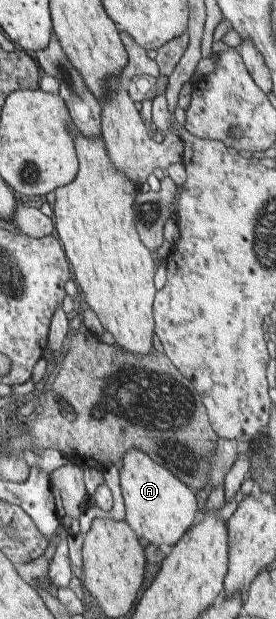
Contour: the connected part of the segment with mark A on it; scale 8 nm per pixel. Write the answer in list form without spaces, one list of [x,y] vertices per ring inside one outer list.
[[[130,449],[124,454],[119,471],[128,525],[139,537],[153,545],[174,546],[199,516],[195,491],[140,449]]]

